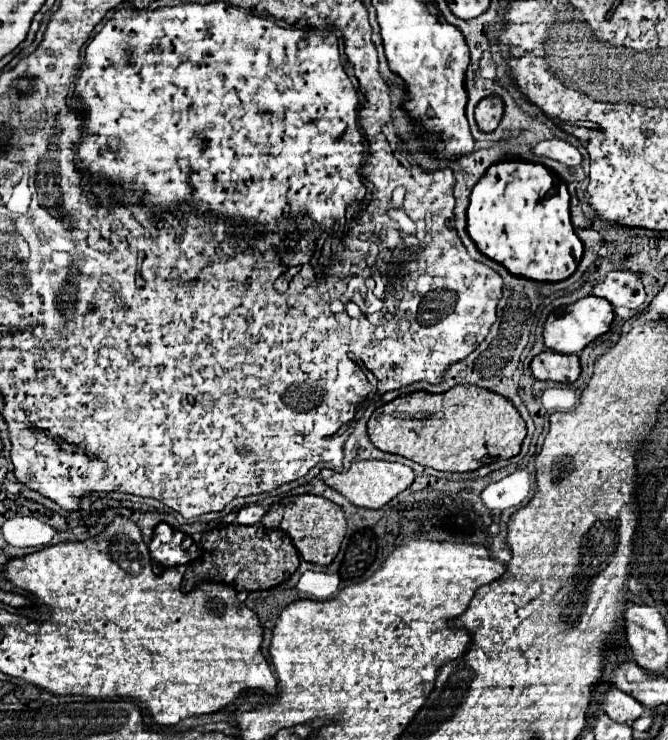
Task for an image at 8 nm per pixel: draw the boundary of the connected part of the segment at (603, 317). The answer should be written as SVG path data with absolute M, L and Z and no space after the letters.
M596 296L580 298L576 304L568 304L566 312L562 314L550 314L544 324L544 344L546 348L560 352L560 354L578 354L588 342L592 342L596 336L604 334L610 328L610 322L614 318L614 308Z

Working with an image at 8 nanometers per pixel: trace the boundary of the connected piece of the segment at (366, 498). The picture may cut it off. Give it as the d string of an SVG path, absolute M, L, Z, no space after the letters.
M364 460L364 462L354 462L348 470L344 472L334 472L330 468L322 470L322 480L338 490L342 496L346 496L352 504L362 506L362 508L382 508L388 504L394 496L398 496L402 490L406 490L414 482L414 472L412 468L400 464L400 462L386 462L386 460Z

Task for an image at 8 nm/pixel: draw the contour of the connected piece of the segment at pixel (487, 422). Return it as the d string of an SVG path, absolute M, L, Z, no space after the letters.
M454 386L442 394L410 392L374 410L368 420L372 444L422 466L446 472L472 472L492 460L520 452L526 424L508 398L478 386Z

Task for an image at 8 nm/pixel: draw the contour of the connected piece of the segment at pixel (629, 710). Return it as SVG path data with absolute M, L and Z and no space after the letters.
M612 686L602 692L600 708L616 722L634 722L644 714L644 706L638 700Z

